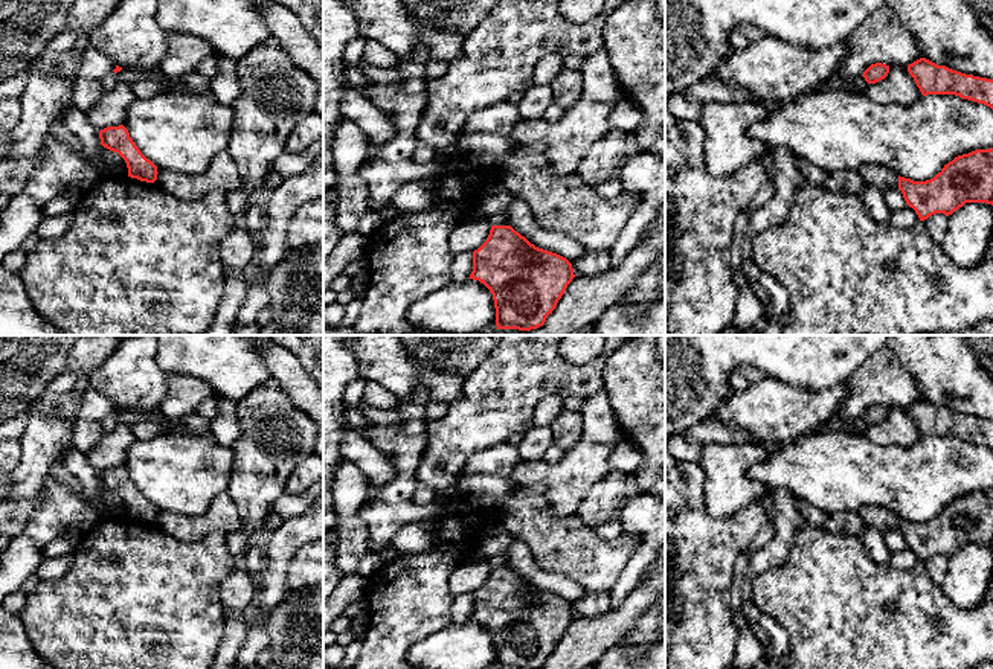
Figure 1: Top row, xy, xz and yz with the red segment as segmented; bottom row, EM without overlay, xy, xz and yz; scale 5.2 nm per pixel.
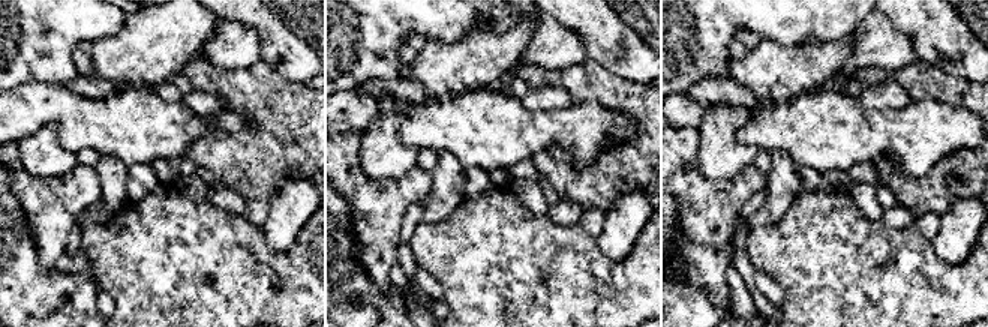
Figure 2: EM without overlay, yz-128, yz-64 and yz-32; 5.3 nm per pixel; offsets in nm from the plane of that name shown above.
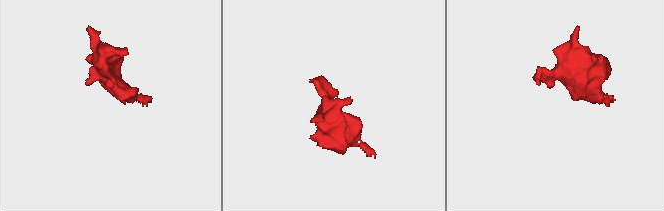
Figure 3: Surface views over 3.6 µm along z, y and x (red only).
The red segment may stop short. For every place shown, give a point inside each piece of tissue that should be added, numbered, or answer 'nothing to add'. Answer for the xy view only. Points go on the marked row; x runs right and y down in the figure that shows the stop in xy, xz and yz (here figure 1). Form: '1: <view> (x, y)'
1: xy (223, 174)

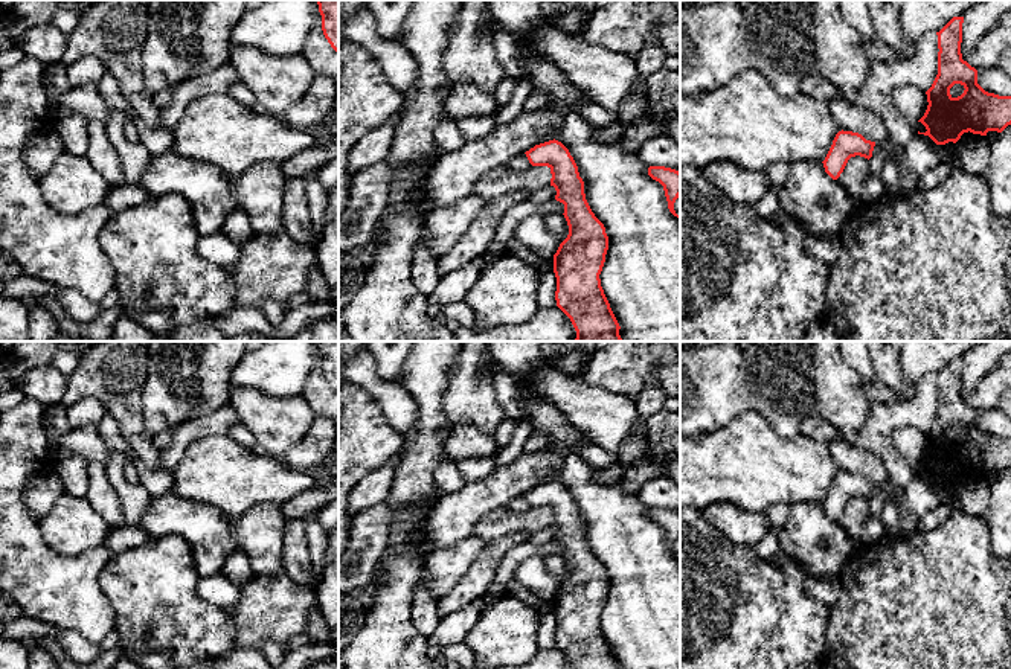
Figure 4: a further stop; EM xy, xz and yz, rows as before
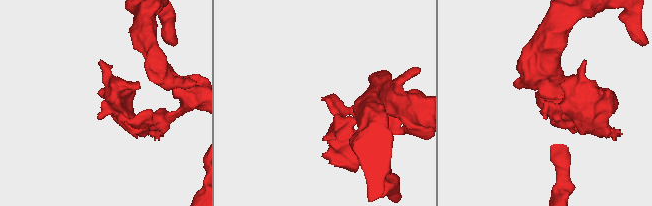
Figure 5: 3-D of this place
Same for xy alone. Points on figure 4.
nothing to add

